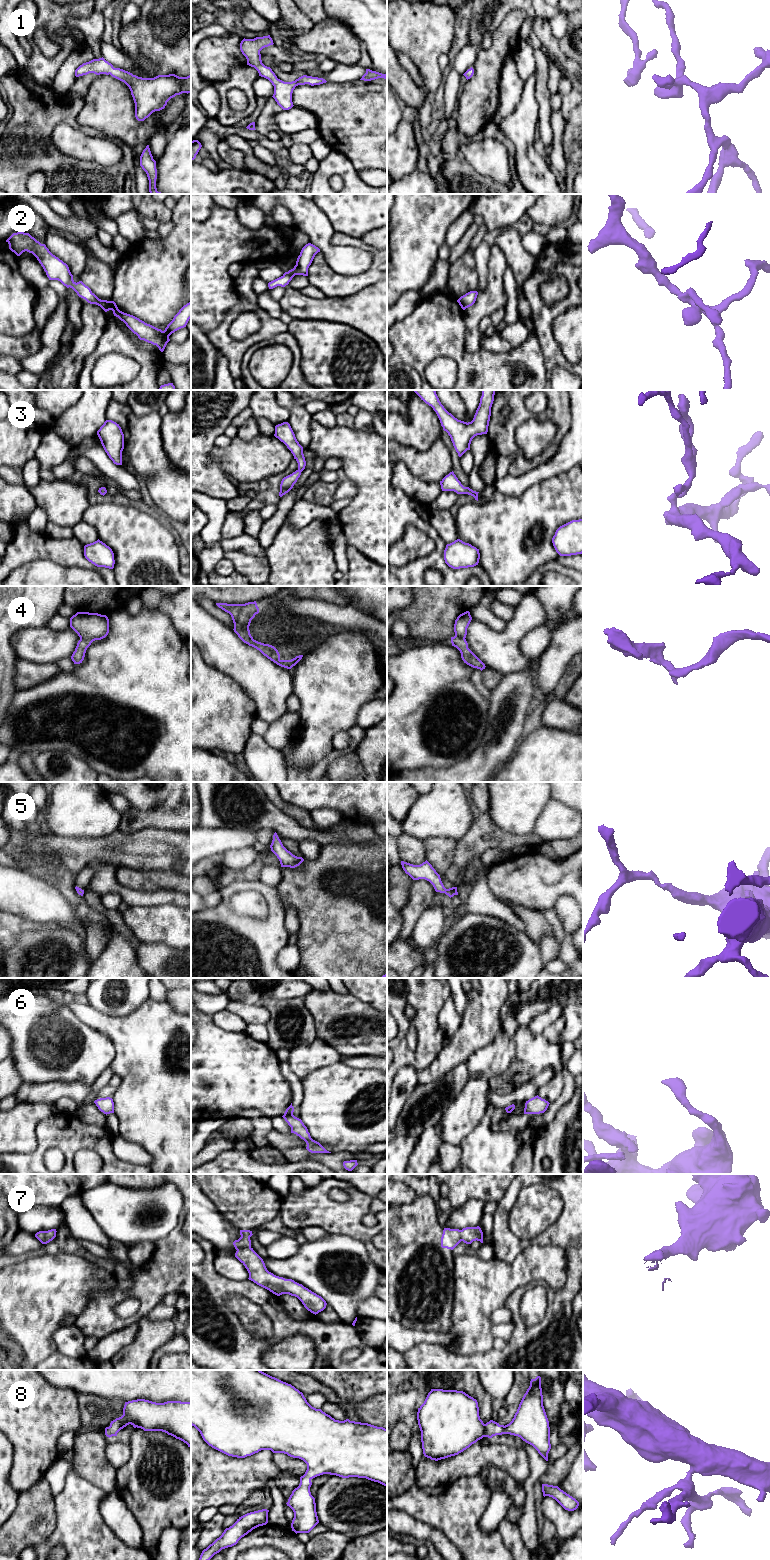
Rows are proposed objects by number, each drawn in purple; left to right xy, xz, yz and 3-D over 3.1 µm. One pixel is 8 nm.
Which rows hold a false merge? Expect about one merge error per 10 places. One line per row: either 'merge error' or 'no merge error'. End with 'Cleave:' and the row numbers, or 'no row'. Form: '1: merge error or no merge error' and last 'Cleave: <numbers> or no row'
1: no merge error
2: no merge error
3: no merge error
4: no merge error
5: no merge error
6: no merge error
7: no merge error
8: no merge error
Cleave: no row

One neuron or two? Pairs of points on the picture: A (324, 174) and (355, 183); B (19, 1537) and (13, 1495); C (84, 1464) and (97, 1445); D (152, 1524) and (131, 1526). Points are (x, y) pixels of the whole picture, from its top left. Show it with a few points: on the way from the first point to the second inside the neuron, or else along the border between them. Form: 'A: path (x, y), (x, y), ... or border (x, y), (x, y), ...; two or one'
A: path (332, 170), (342, 170), (347, 175); one
B: border (19, 1493), (16, 1507), (10, 1516); two
C: path (89, 1459), (89, 1455), (93, 1450); one
D: border (125, 1505), (141, 1529), (142, 1546); two

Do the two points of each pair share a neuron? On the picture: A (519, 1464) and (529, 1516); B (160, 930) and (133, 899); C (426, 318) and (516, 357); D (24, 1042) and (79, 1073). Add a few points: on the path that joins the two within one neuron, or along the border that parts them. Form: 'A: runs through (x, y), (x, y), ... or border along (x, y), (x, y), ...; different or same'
A: border along (529, 1459), (529, 1476), (523, 1483); different
B: border along (162, 904), (154, 906), (131, 905), (129, 907); different
C: runs through (450, 342), (461, 358), (466, 361), (492, 361); same
D: runs through (35, 1052), (54, 1052), (61, 1059), (64, 1059); same

